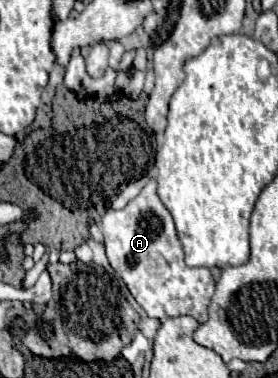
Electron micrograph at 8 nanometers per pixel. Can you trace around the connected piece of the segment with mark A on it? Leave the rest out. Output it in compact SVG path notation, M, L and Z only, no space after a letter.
M151 180L125 208L107 210L103 216L103 236L113 270L121 274L129 292L147 316L157 320L193 316L201 324L207 320L207 306L215 292L215 280L209 270L191 268L183 262L173 218L157 196L155 180Z

